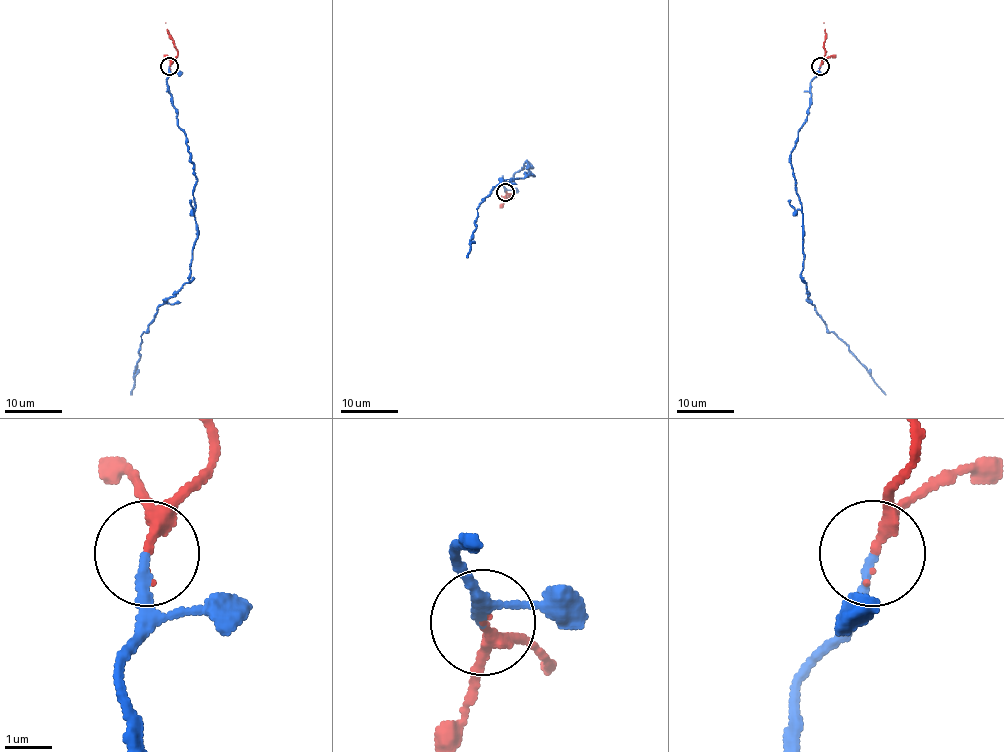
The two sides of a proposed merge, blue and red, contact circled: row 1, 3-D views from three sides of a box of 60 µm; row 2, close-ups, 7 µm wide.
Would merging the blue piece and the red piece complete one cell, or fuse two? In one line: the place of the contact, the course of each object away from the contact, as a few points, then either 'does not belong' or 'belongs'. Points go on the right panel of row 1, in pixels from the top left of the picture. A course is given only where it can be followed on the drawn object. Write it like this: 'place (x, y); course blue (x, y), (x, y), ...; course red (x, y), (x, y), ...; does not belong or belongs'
place (820, 66); course blue (820, 66), (810, 85), (807, 120), (797, 132), (790, 155), (802, 205), (802, 277), (817, 314), (886, 394); course red (820, 66), (826, 34), (823, 23); belongs

